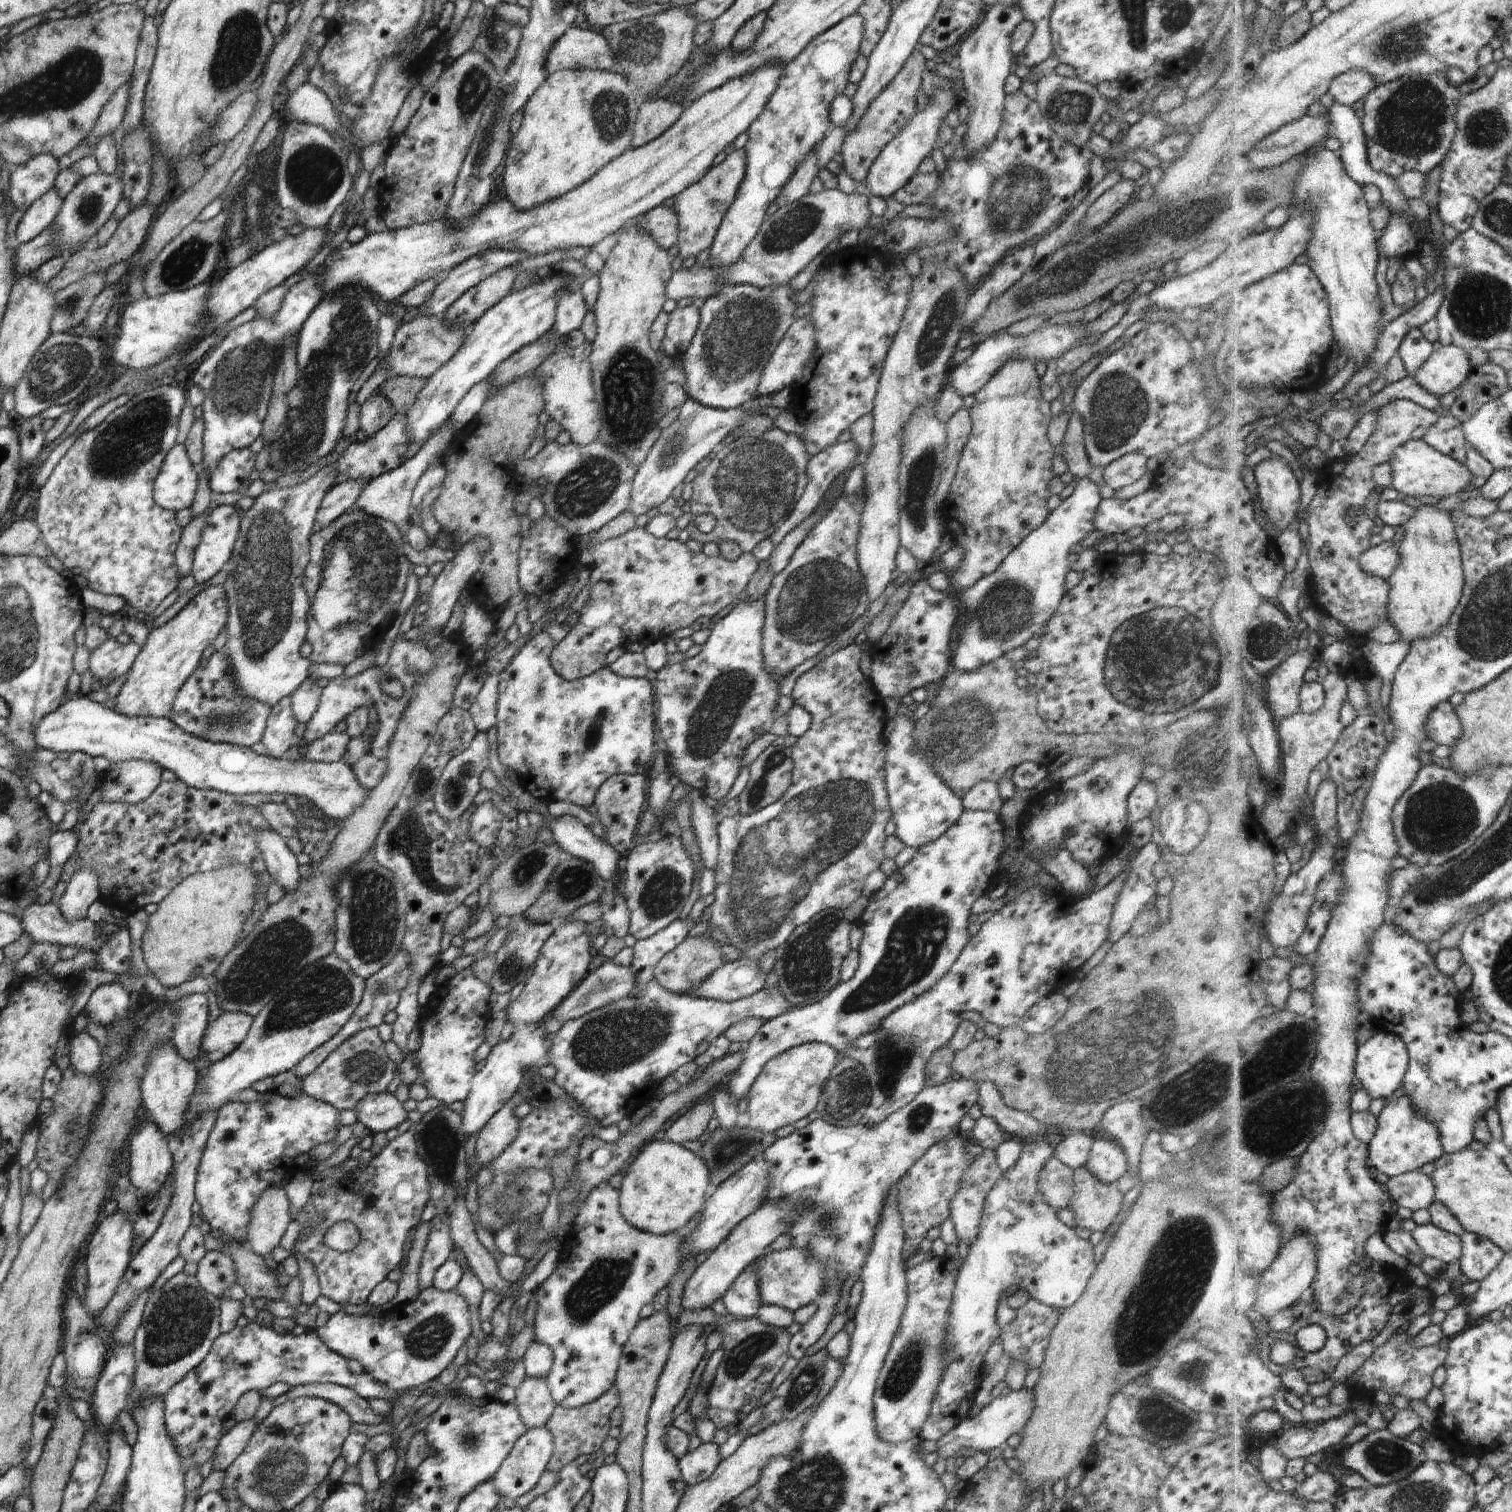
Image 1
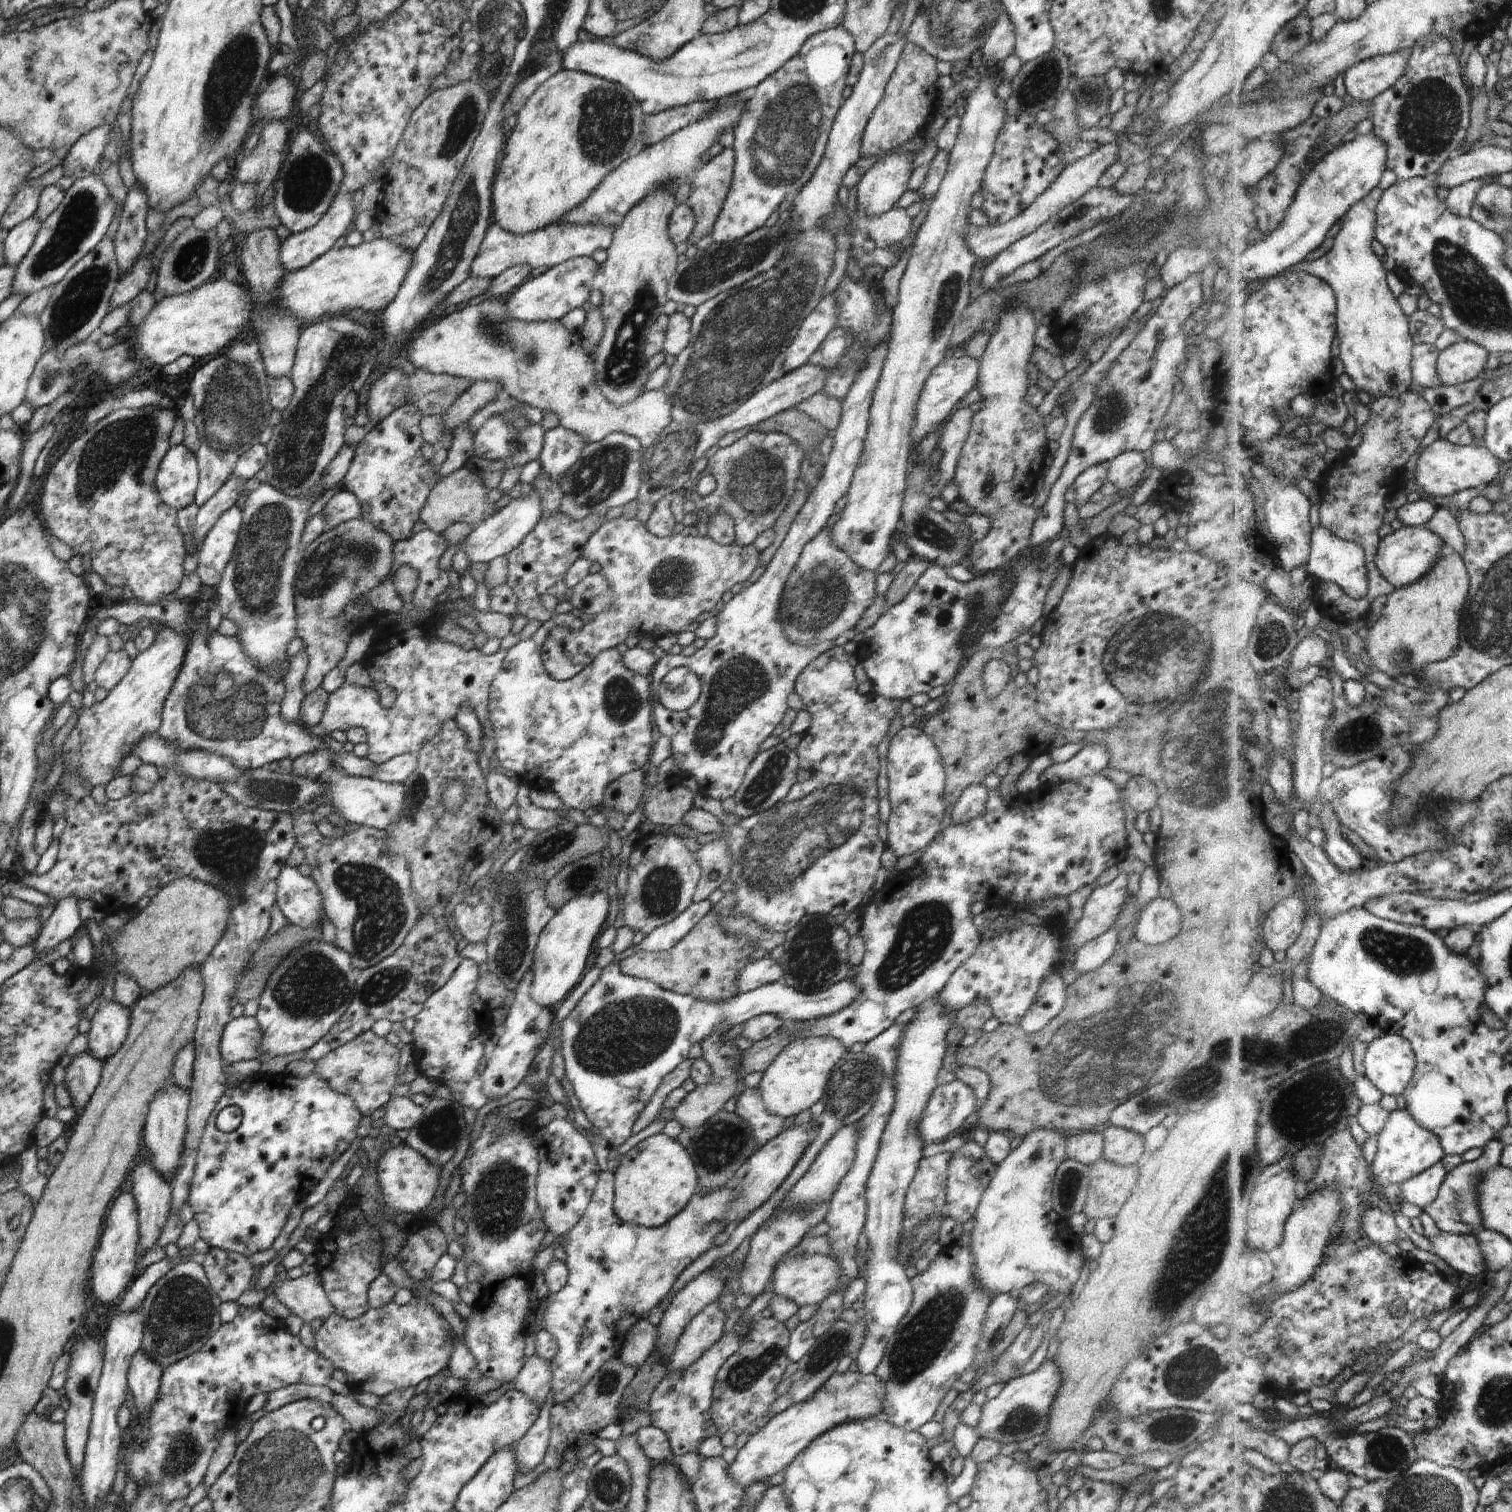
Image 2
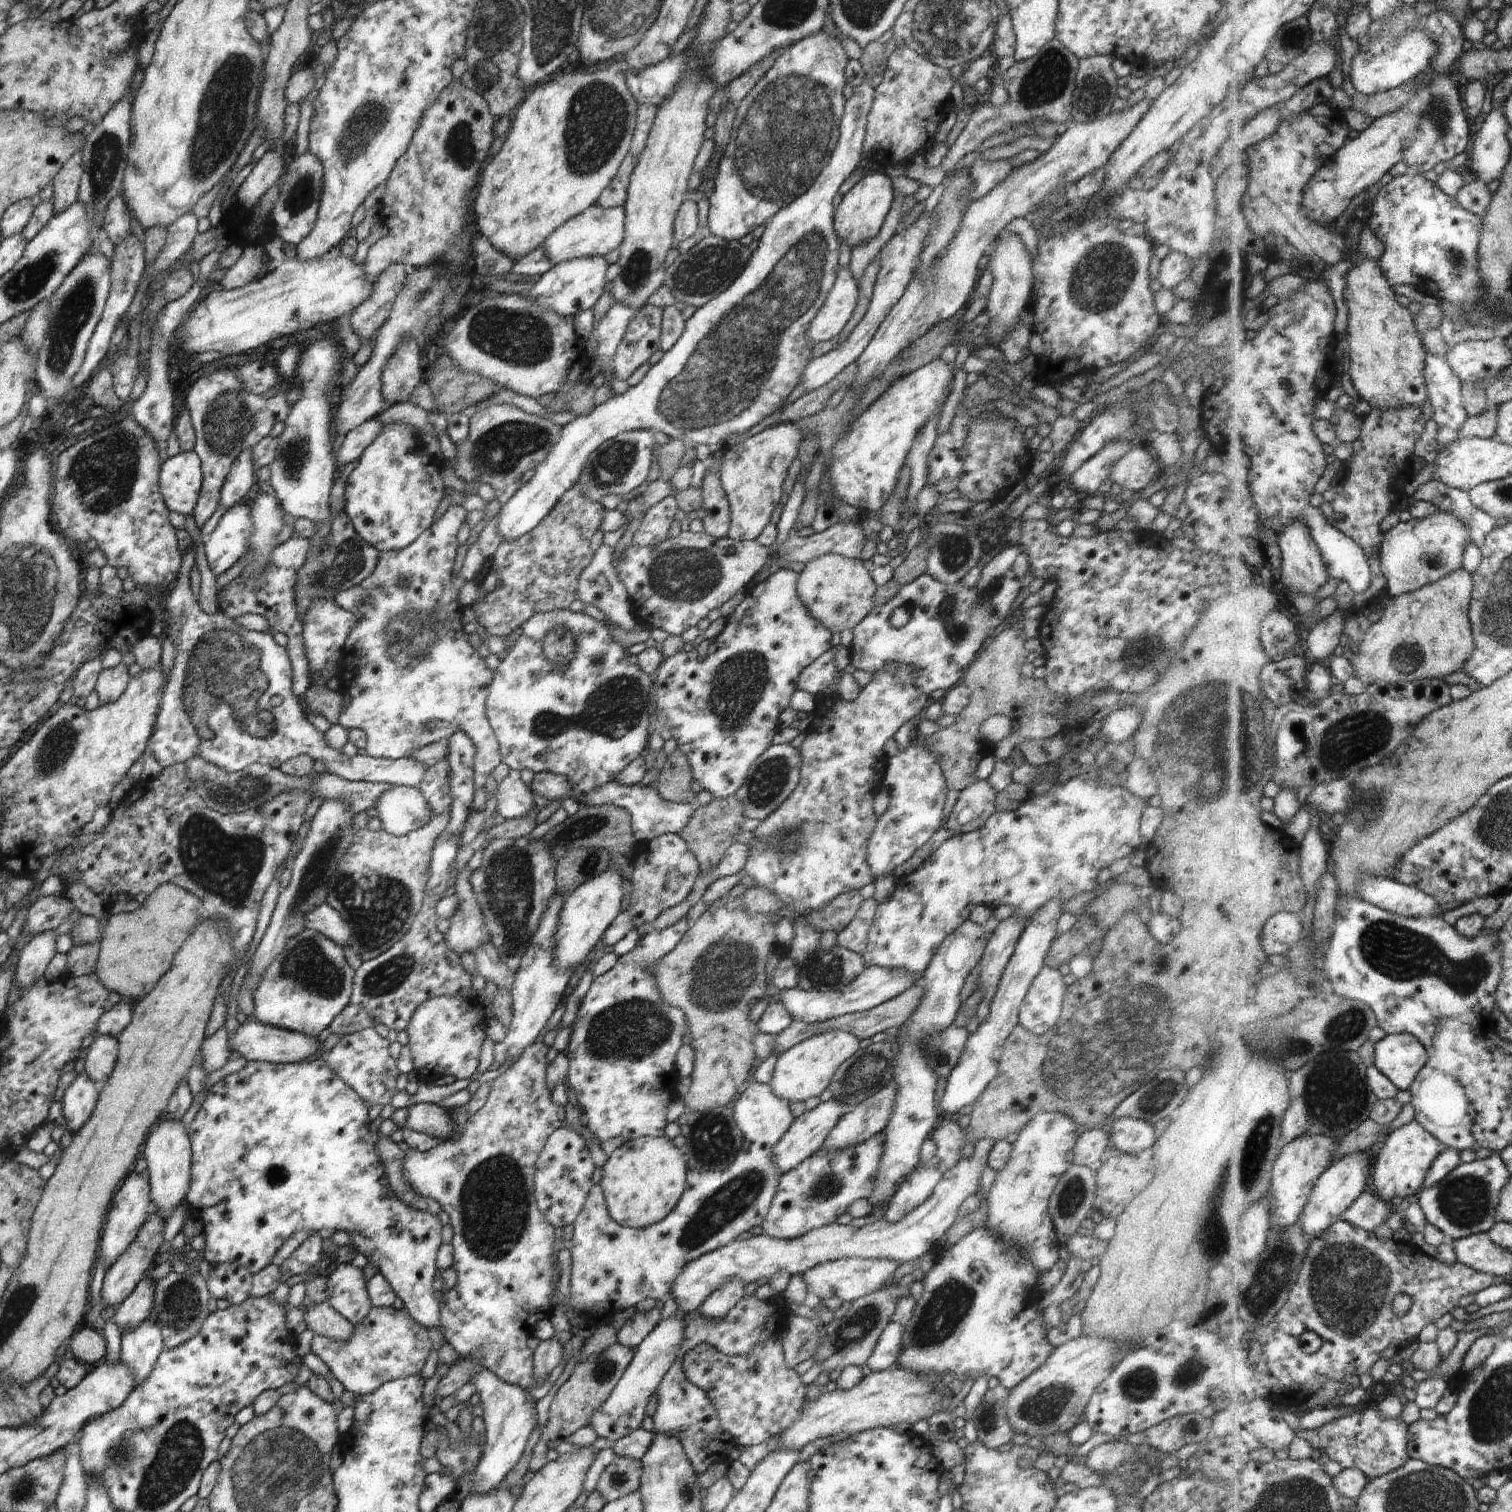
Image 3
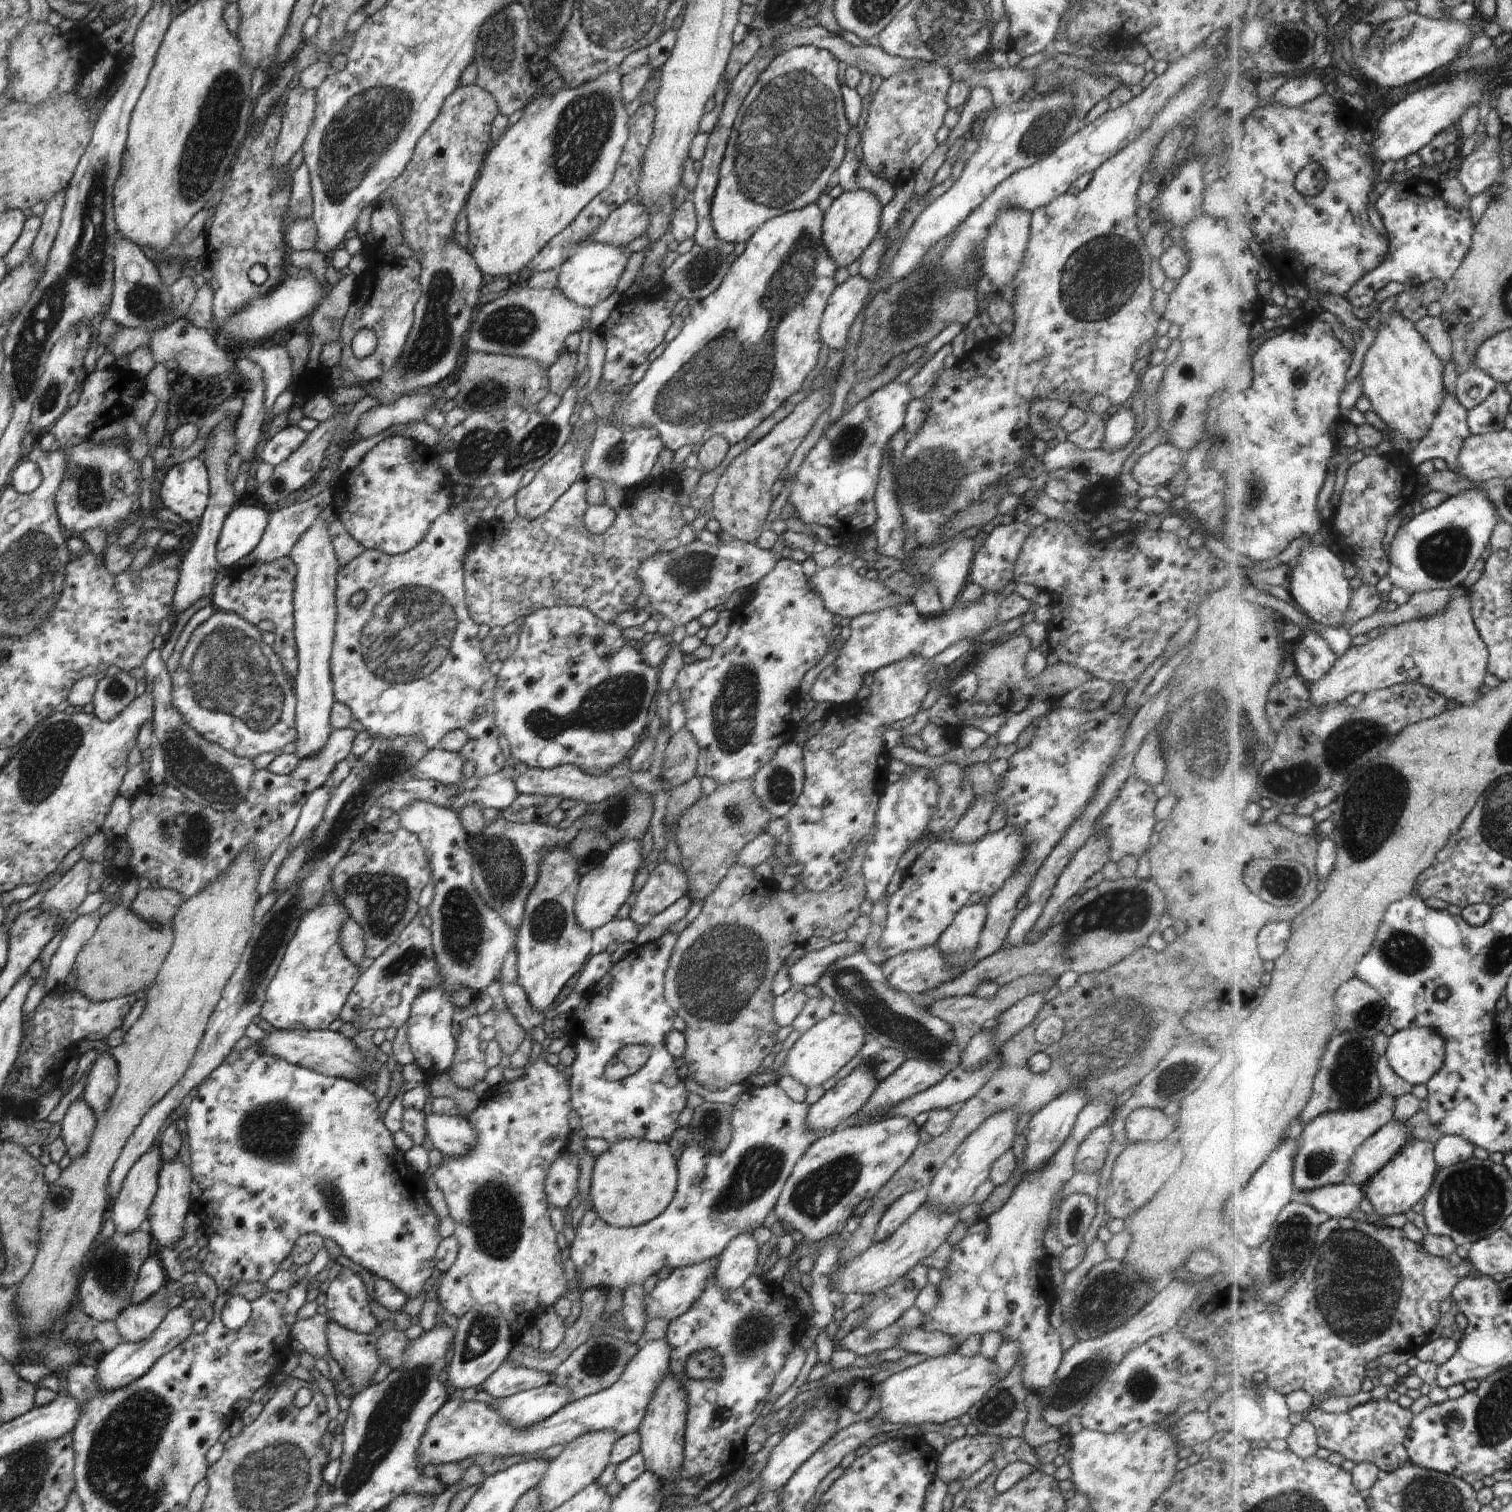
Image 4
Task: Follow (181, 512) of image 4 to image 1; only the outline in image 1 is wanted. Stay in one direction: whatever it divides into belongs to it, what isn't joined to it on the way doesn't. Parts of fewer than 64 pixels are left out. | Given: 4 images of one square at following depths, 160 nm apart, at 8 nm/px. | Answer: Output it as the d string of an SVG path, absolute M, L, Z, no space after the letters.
M174 445L166 455L161 469L154 479L154 500L166 510L176 514L194 502L198 486L198 469L187 455L186 447Z

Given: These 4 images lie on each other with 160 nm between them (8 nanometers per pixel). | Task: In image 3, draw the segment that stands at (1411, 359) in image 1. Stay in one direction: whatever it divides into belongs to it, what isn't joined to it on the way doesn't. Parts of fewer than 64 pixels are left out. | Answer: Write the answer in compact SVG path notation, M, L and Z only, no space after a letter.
M1430 352L1427 356L1425 375L1430 395L1429 400L1435 409L1434 418L1441 426L1441 435L1439 438L1440 446L1444 446L1462 438L1461 430L1471 417L1463 401L1463 380L1459 374L1456 374L1456 371L1452 368L1447 357L1433 355Z

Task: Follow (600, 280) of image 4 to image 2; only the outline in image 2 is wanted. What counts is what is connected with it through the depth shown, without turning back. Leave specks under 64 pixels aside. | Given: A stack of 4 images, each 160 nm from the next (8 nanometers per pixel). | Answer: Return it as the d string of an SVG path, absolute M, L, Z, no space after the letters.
M576 257L549 268L526 282L508 296L506 314L509 319L522 322L559 321L571 310L579 309L589 300L592 280L601 269L592 257Z

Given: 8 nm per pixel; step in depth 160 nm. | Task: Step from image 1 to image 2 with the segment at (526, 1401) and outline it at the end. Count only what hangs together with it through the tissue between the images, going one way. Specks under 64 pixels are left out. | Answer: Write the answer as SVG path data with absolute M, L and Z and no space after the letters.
M534 1353L527 1358L512 1383L517 1391L522 1391L522 1394L542 1408L546 1395L551 1390L551 1380L551 1361Z

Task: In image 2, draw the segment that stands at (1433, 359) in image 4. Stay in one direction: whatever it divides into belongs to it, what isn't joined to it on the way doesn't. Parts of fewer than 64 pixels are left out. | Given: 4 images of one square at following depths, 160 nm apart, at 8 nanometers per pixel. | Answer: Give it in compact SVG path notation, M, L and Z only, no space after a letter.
M1366 202L1355 204L1342 221L1341 230L1335 237L1333 248L1315 262L1304 262L1290 270L1304 270L1319 276L1332 285L1339 298L1339 338L1340 358L1344 362L1345 370L1351 377L1357 391L1367 391L1375 398L1396 397L1403 395L1413 388L1415 375L1413 374L1413 354L1415 353L1415 337L1411 333L1411 317L1400 304L1399 297L1392 294L1388 284L1388 271L1384 260L1374 250L1378 216Z

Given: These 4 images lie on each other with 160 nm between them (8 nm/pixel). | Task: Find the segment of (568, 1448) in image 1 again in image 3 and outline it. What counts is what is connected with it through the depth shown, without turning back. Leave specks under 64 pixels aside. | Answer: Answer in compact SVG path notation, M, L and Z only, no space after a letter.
M616 1341L599 1353L591 1354L587 1356L587 1359L576 1363L573 1373L558 1388L555 1398L551 1403L549 1420L539 1441L533 1448L529 1463L531 1471L536 1472L547 1463L545 1456L546 1452L550 1450L547 1448L549 1442L556 1440L561 1442L565 1436L587 1425L589 1416L608 1398L615 1384L622 1378L634 1355L635 1349L624 1346Z

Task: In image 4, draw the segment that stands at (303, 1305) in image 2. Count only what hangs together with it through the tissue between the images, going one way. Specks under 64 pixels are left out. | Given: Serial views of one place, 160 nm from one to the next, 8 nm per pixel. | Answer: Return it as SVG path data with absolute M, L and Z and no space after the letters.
M323 1321L328 1348L340 1364L348 1387L348 1396L354 1398L365 1389L380 1366L376 1333L357 1333L332 1321Z

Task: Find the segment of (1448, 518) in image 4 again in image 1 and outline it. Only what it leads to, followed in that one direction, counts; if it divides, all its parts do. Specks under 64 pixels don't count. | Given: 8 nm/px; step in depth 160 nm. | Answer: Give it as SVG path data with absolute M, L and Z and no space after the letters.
M1393 539L1372 547L1368 553L1361 556L1365 571L1388 580L1402 561L1401 542Z

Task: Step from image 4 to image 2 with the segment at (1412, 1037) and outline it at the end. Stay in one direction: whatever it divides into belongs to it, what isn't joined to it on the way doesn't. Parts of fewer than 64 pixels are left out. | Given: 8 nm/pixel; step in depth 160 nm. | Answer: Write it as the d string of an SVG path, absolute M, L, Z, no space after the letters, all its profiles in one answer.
M1384 1034L1370 1045L1364 1059L1368 1075L1385 1094L1406 1095L1414 1080L1419 1058L1410 1039Z

